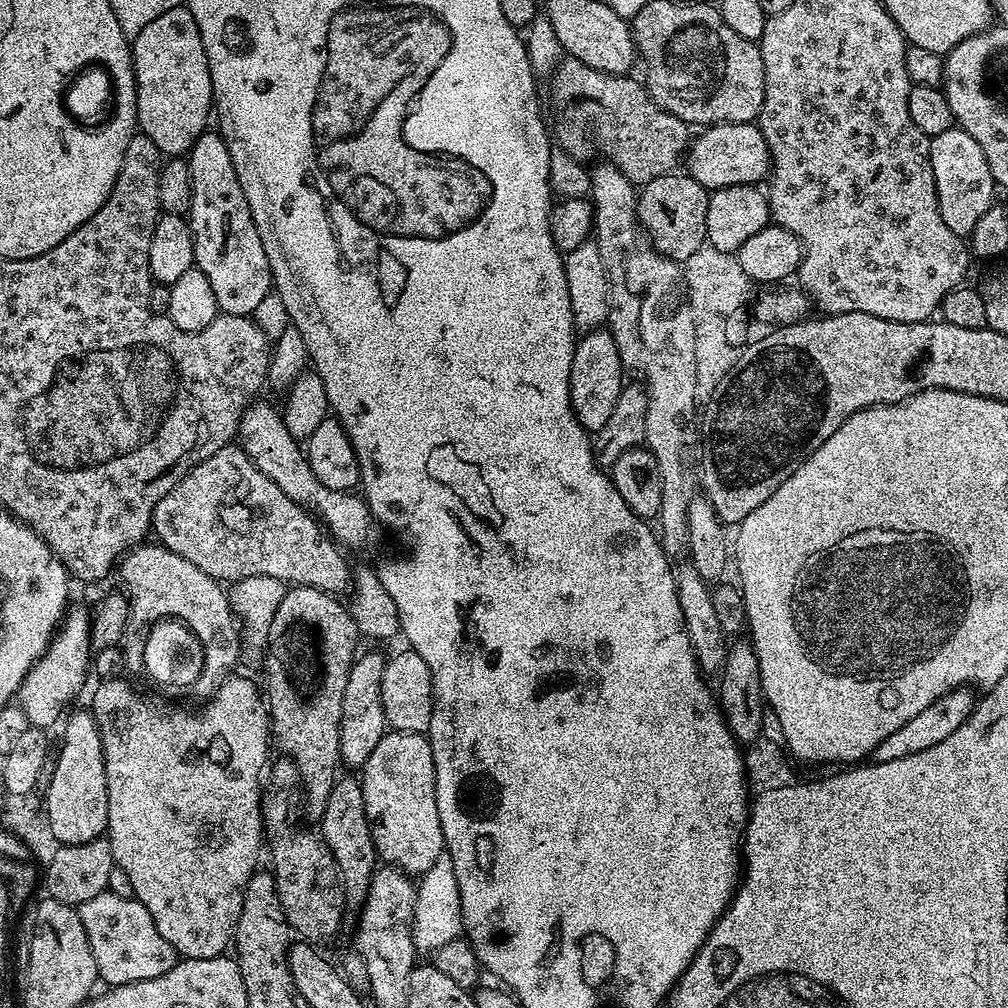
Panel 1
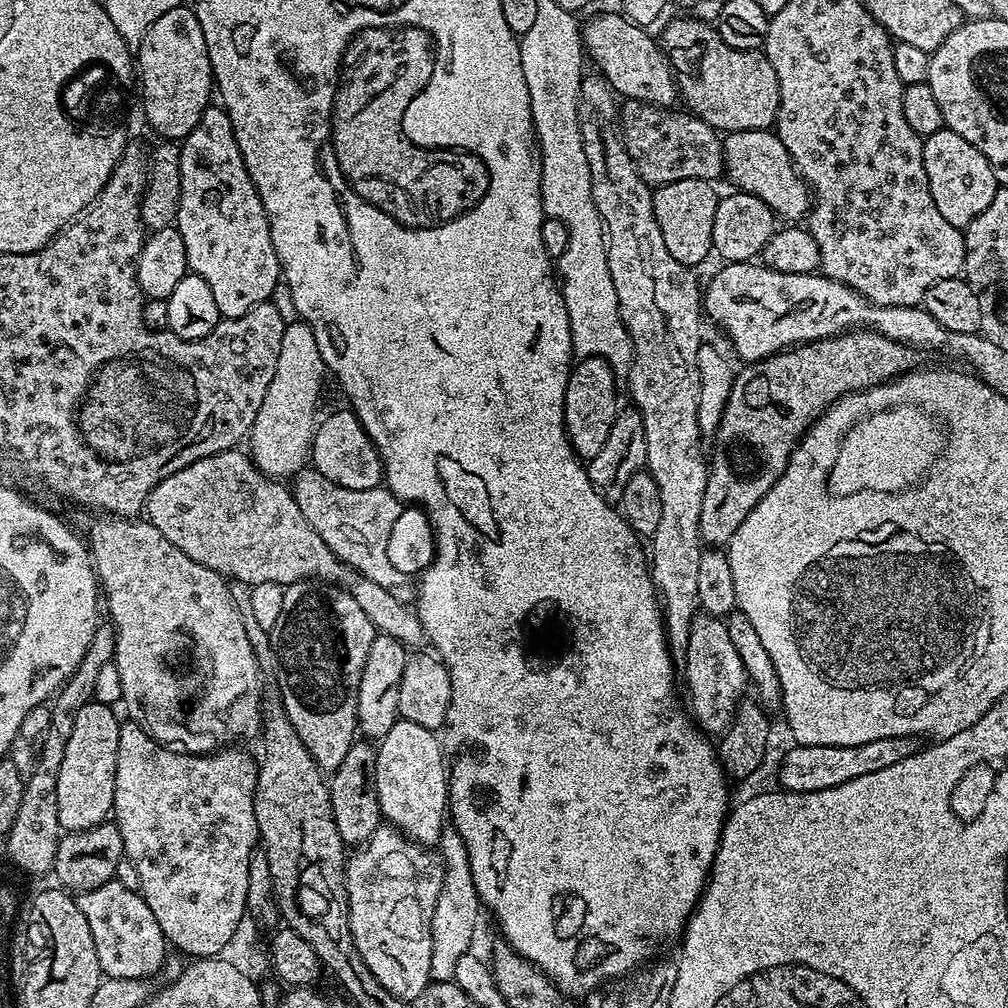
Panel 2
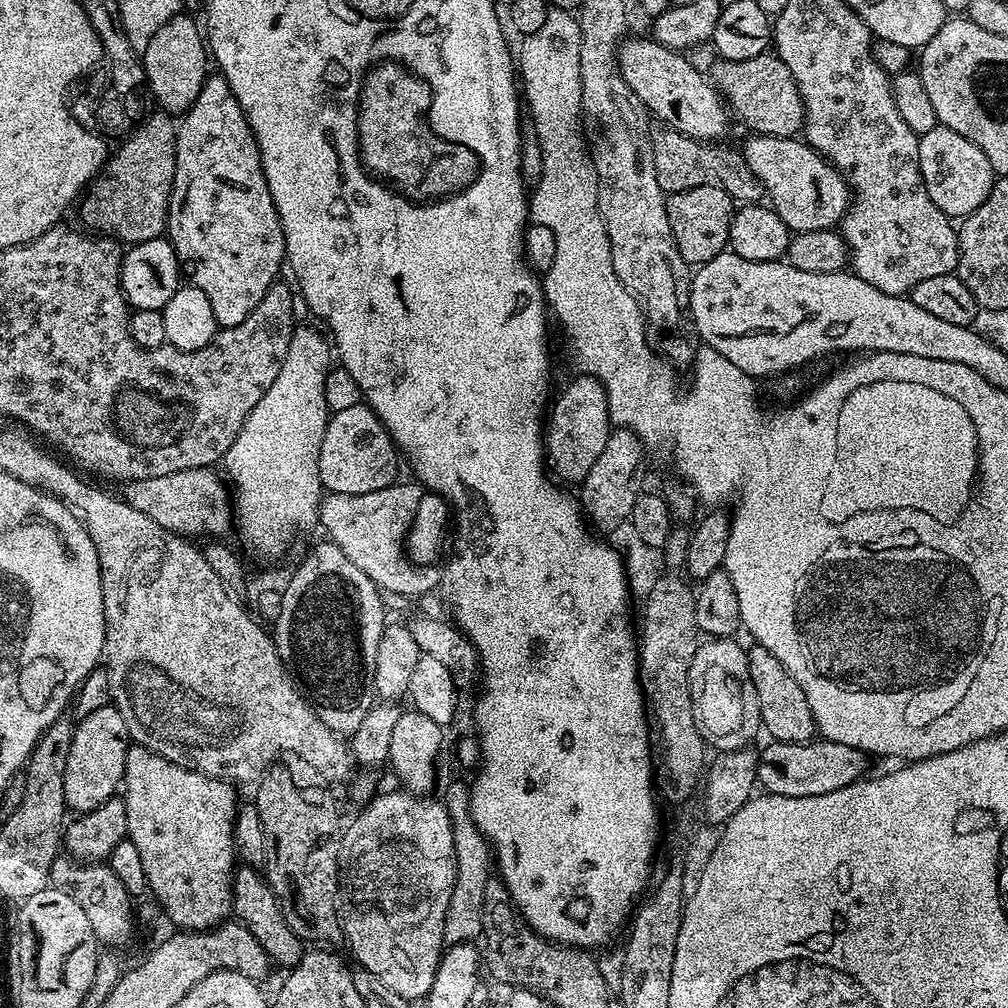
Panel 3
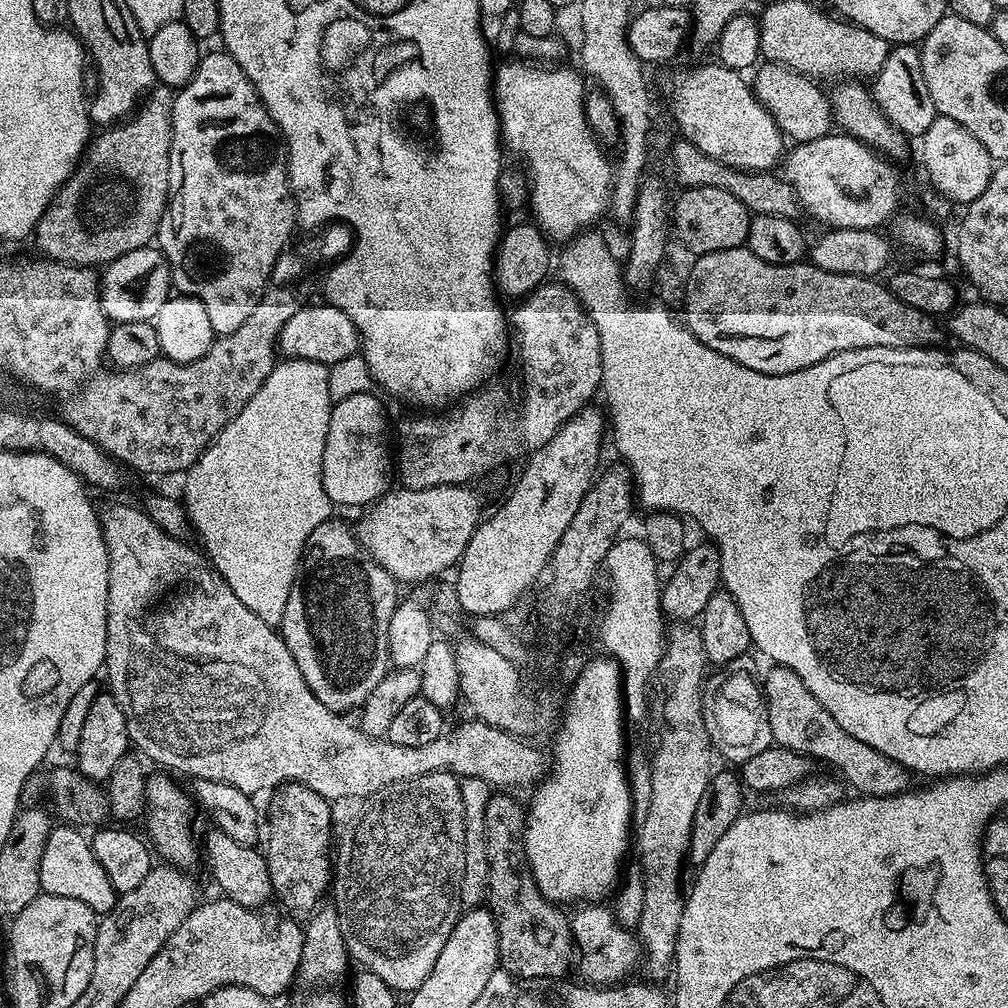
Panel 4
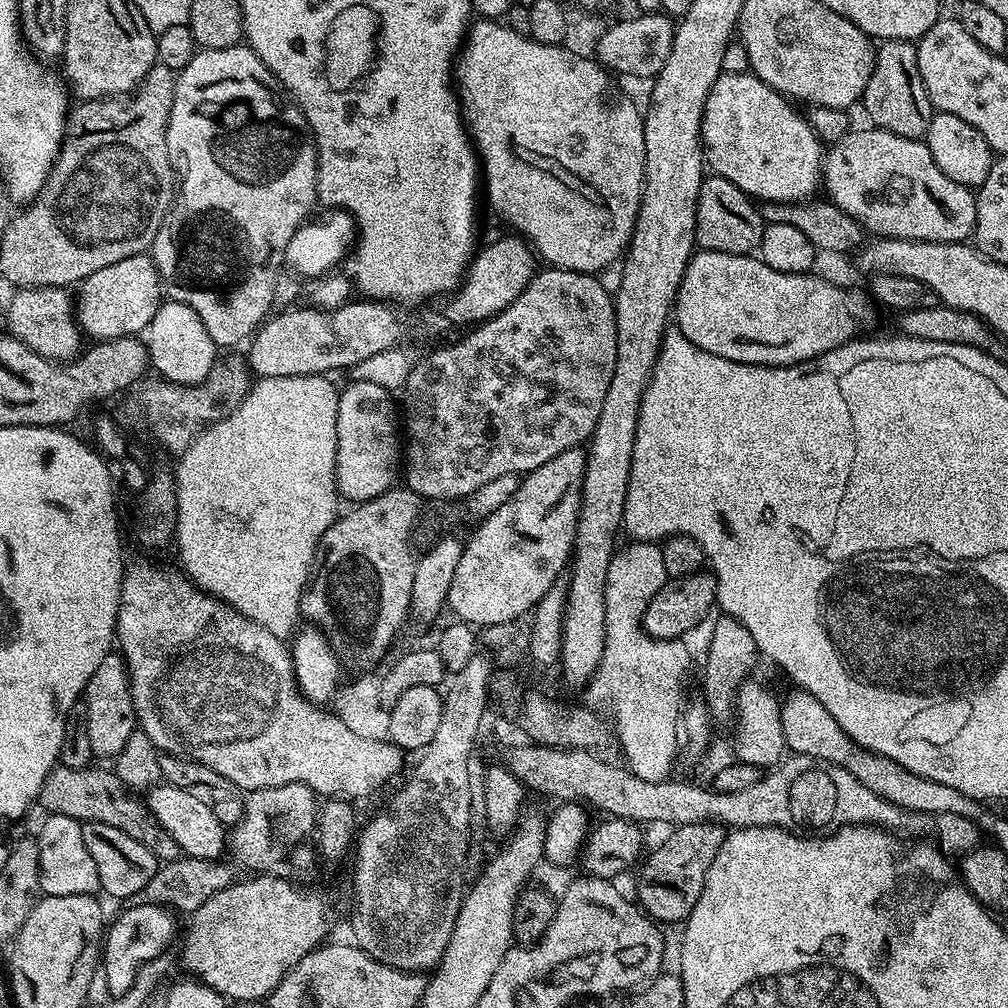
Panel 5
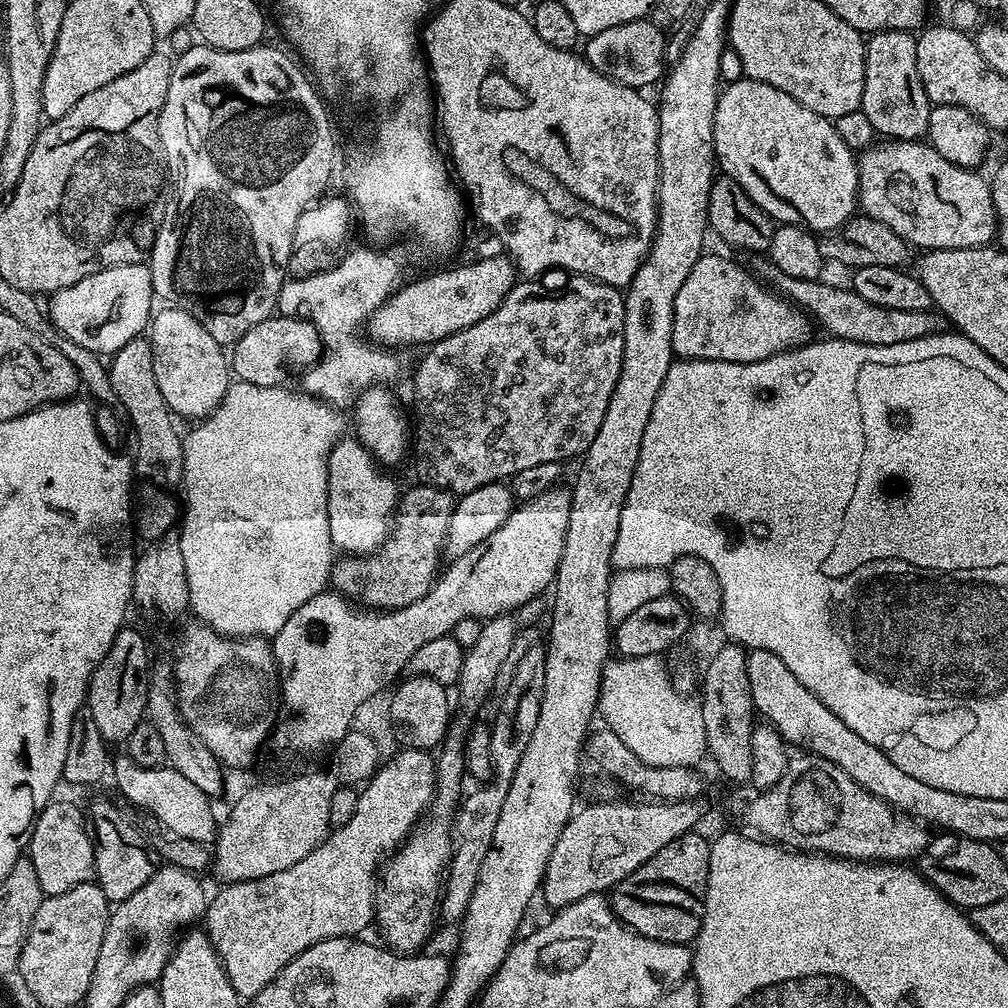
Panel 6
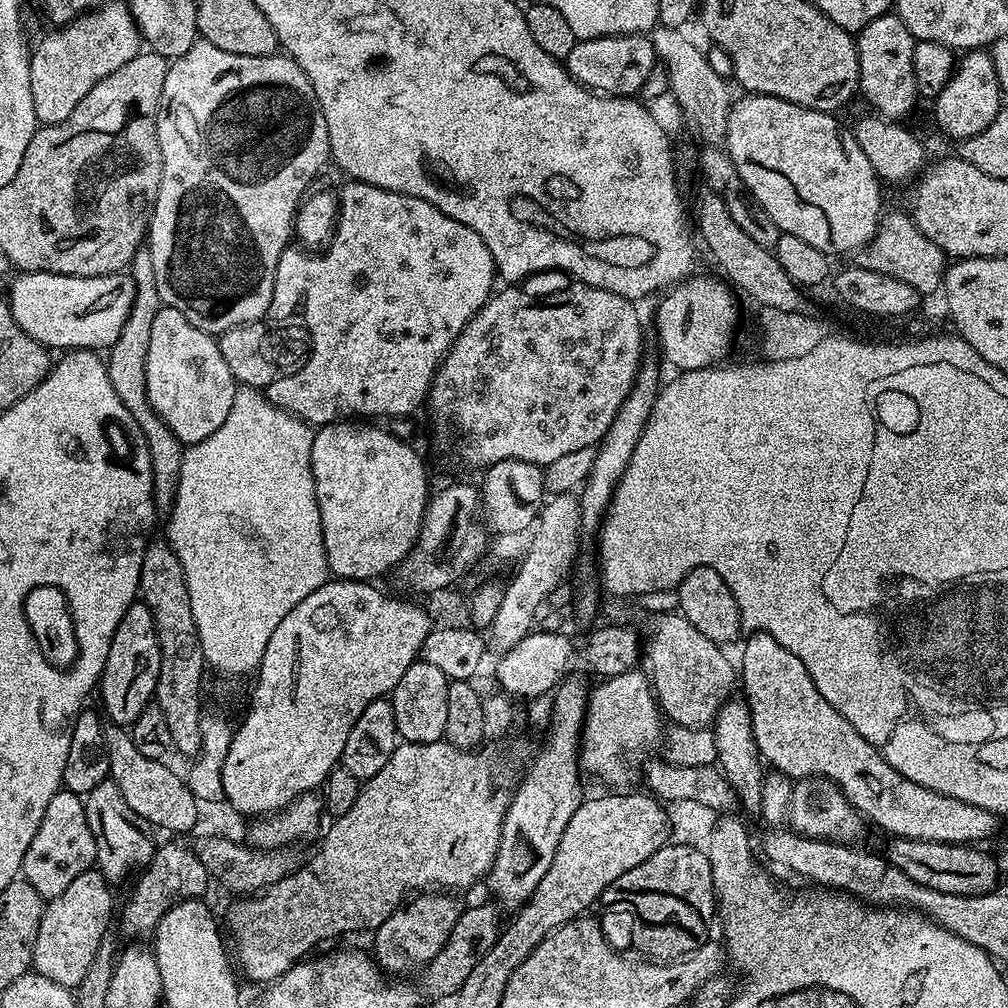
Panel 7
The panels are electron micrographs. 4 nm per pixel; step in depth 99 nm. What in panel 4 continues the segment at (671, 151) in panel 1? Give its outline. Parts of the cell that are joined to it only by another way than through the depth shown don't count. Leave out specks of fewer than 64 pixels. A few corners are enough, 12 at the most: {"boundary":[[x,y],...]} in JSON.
{"boundary":[[680,138],[681,189],[714,186],[753,216],[796,220],[795,190],[772,172],[740,172]]}

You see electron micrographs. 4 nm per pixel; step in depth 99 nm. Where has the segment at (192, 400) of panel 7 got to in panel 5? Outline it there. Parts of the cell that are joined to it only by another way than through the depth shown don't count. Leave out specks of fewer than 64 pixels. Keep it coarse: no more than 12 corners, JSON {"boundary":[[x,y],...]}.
{"boundary":[[161,303],[142,339],[151,367],[201,384],[218,359],[202,318]]}

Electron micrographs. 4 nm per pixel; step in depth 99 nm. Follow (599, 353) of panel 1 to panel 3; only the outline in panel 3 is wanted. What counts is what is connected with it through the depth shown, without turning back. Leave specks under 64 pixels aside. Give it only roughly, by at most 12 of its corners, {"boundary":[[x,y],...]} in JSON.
{"boundary":[[579,374],[550,404],[546,464],[590,474],[613,430],[606,390]]}

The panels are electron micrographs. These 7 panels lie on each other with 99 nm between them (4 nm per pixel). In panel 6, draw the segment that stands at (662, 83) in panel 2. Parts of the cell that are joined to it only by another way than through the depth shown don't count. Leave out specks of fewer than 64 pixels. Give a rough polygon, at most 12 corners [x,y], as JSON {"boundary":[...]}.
{"boundary":[[766,82],[714,110],[715,163],[773,221],[831,234],[860,166]]}

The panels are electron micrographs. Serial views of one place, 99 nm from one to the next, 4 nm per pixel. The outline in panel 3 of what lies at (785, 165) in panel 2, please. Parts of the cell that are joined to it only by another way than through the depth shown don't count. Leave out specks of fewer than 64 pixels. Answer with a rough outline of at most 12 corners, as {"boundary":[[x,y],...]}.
{"boundary":[[752,134],[744,161],[789,233],[844,219],[844,175],[800,138]]}

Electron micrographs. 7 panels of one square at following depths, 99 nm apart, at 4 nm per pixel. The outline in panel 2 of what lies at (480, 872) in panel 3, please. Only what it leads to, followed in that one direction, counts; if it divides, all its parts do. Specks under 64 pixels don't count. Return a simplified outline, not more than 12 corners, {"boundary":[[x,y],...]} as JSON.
{"boundary":[[451,824],[438,848],[442,890],[431,920],[432,982],[471,951],[482,905]]}

